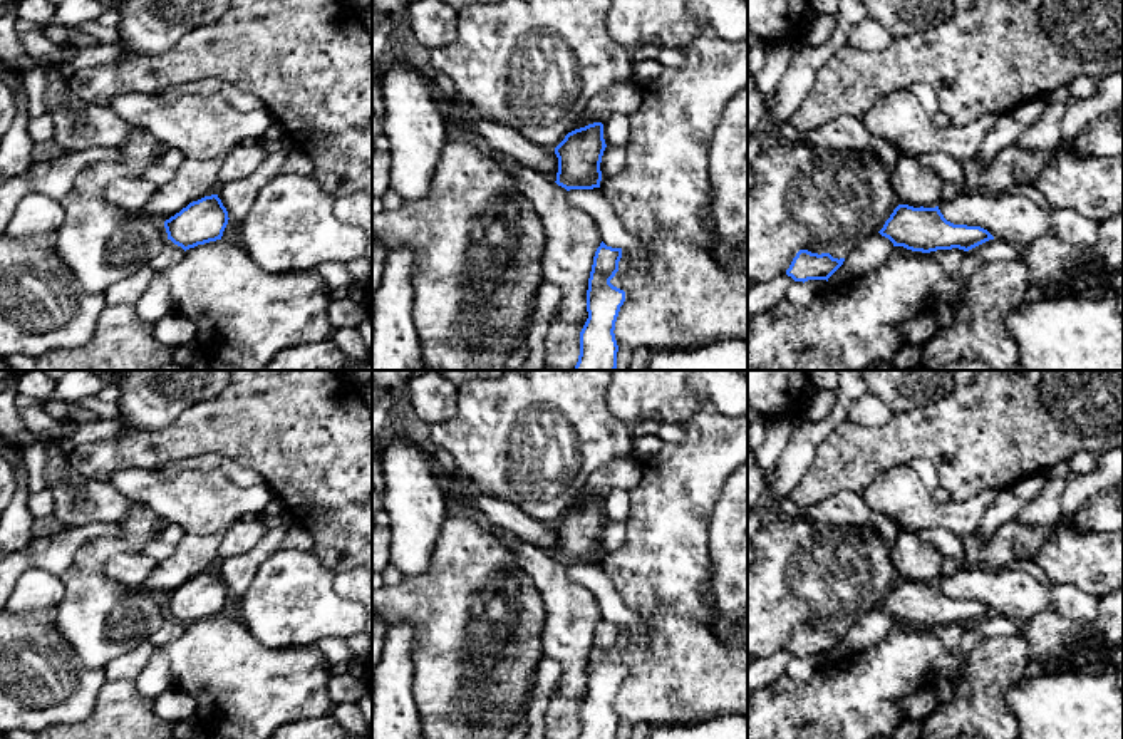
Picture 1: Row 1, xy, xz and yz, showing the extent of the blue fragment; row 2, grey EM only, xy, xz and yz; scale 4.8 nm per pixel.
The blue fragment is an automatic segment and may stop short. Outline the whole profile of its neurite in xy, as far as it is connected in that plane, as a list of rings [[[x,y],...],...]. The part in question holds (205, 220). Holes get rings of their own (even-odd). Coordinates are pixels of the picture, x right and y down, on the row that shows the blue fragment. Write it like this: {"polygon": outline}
{"polygon": [[[218,194],[189,203],[164,221],[168,240],[184,251],[198,245],[221,240],[228,225],[228,211]]]}

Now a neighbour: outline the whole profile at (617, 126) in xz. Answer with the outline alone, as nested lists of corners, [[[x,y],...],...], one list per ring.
[[[612,114],[603,122],[603,139],[607,146],[625,147],[630,141],[630,119],[625,114]]]

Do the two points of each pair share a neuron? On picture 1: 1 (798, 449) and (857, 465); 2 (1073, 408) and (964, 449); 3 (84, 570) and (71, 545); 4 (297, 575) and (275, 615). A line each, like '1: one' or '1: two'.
1: two
2: one
3: two
4: one

